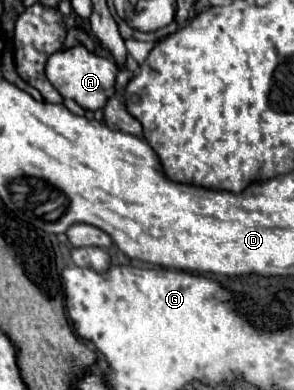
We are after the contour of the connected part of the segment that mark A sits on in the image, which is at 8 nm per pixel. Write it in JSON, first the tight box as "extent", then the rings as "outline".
{"extent":[45,45,117,111],"outline":[[[75,45],[63,51],[53,53],[45,65],[47,79],[51,85],[67,99],[73,99],[87,111],[101,109],[105,101],[115,93],[115,75],[117,75],[117,65],[111,59],[97,57],[91,51],[85,49],[85,45]]]}

